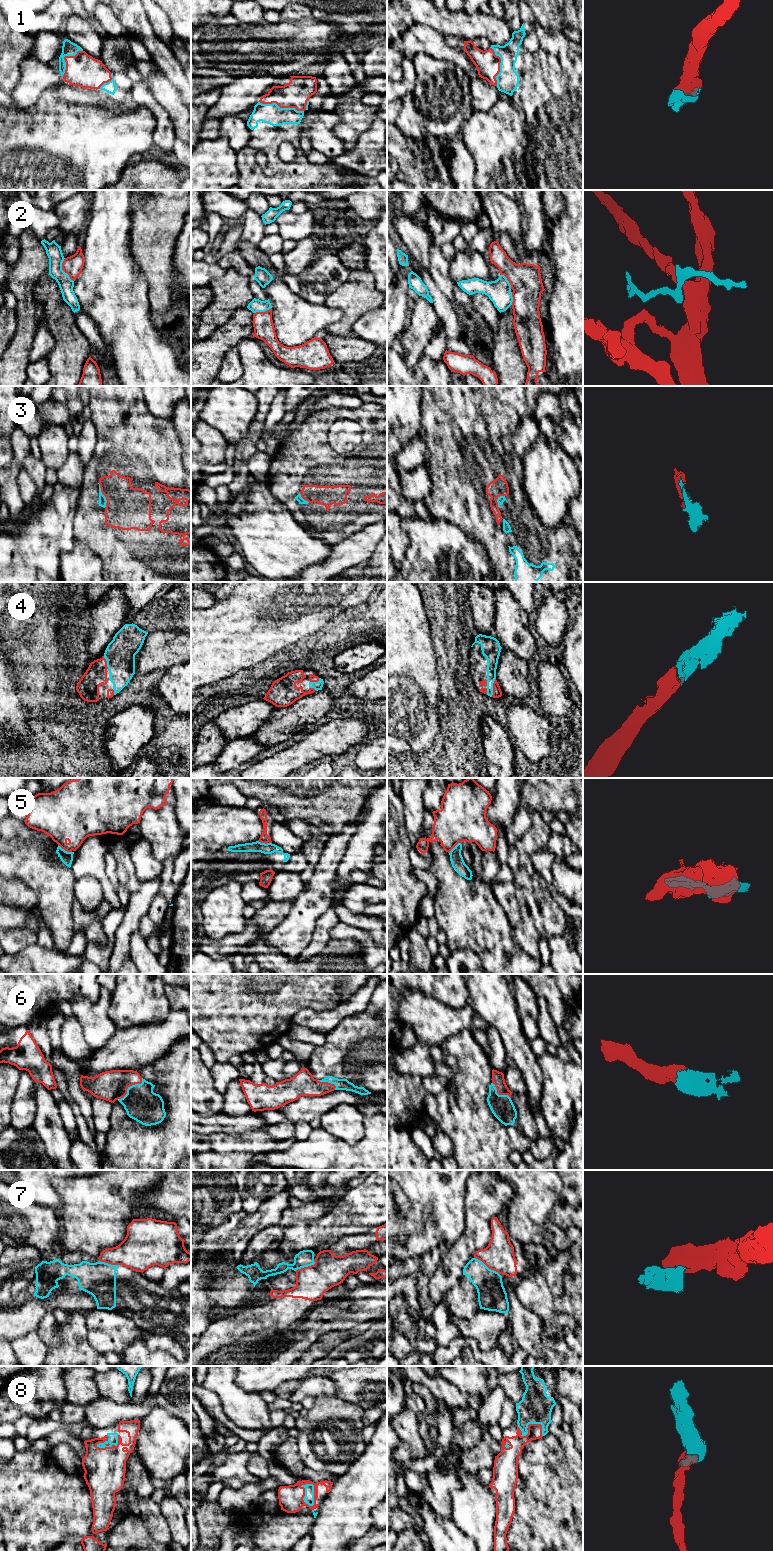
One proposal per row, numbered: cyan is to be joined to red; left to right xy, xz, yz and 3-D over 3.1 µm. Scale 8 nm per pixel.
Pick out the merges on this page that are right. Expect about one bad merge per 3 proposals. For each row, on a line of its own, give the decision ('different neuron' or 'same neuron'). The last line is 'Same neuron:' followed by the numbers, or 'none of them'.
1: same neuron
2: same neuron
3: same neuron
4: same neuron
5: different neuron
6: same neuron
7: different neuron
8: same neuron
Same neuron: 1, 2, 3, 4, 6, 8

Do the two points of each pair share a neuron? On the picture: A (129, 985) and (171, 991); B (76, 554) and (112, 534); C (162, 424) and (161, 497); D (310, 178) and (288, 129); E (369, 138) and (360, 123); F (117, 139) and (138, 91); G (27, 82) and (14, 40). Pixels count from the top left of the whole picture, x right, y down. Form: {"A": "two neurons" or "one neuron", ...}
{"A": "two neurons", "B": "two neurons", "C": "one neuron", "D": "one neuron", "E": "two neurons", "F": "two neurons", "G": "two neurons"}

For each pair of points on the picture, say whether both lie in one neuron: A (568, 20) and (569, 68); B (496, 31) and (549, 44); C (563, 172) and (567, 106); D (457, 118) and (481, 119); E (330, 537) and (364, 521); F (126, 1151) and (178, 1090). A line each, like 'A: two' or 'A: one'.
A: two
B: two
C: one
D: two
E: one
F: one

